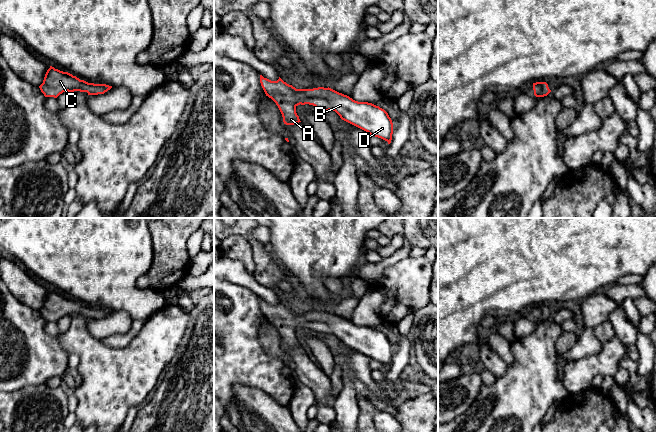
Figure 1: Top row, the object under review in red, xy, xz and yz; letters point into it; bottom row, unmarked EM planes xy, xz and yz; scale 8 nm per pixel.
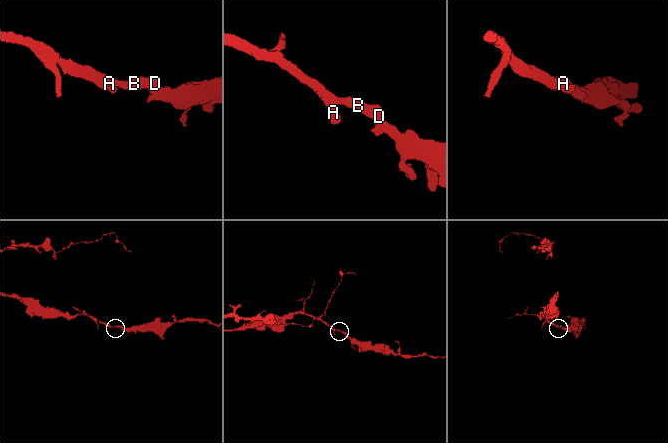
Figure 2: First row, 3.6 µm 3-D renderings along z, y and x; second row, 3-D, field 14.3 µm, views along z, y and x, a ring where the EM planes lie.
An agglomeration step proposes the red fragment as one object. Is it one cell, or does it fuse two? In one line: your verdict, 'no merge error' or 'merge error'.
no merge error

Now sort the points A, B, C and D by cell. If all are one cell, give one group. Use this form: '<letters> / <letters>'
A B C D

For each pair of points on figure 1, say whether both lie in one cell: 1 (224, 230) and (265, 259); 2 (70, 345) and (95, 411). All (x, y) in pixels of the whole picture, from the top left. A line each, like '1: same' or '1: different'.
1: same
2: same

